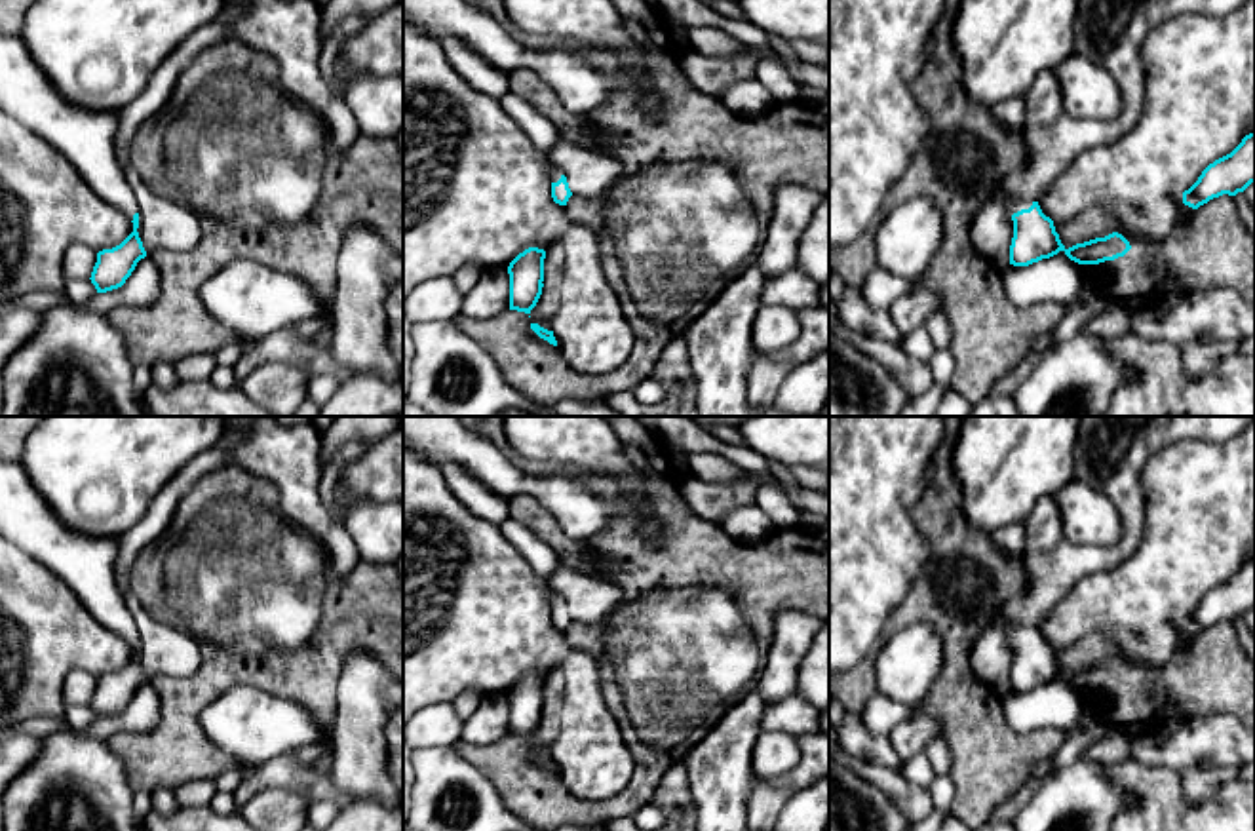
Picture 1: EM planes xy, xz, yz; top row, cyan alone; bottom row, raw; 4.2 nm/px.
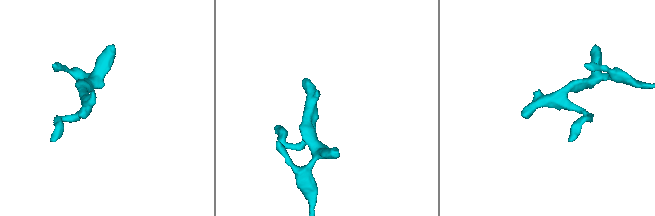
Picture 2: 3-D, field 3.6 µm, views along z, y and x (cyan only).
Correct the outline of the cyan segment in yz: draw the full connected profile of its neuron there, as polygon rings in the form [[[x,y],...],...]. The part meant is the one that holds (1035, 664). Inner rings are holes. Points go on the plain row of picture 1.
[[[1010,624],[1008,637],[1014,647],[1010,671],[1010,690],[1014,692],[1029,692],[1059,677],[1078,690],[1099,690],[1124,683],[1131,675],[1130,667],[1118,658],[1067,675],[1055,658],[1053,647],[1042,639],[1038,628]]]

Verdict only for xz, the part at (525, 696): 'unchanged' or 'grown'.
unchanged

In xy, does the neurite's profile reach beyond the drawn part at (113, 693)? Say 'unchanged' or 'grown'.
grown

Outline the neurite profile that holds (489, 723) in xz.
[[[496,692],[483,696],[477,709],[464,721],[462,740],[472,745],[494,747],[510,736],[510,700]]]

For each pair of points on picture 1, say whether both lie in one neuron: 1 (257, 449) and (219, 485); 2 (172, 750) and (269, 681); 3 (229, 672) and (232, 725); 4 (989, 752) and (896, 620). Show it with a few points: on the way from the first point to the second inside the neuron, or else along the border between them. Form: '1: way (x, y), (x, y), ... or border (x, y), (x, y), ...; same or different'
1: border (227, 464), (248, 470), (278, 491); different
2: way (179, 719), (179, 714), (217, 676), (238, 676); same
3: border (274, 695), (257, 687), (231, 687), (198, 717); different
4: way (968, 710), (957, 698), (957, 641), (938, 622); same

